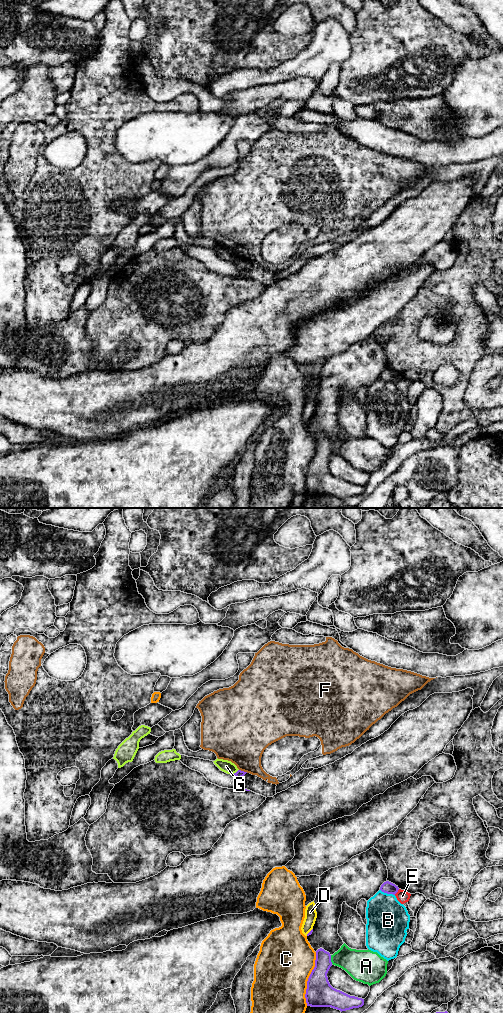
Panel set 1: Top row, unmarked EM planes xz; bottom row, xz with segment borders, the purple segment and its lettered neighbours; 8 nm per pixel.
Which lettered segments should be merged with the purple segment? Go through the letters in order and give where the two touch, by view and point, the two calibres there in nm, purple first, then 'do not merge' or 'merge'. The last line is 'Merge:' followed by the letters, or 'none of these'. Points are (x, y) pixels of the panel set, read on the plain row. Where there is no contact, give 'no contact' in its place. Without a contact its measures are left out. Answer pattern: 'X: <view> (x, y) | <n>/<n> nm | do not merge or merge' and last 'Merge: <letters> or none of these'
A: xz (330, 447) | 190/240 nm | do not merge
B: xz (387, 381) | 100/340 nm | do not merge
C: xz (308, 467) | 220/460 nm | do not merge
D: xz (309, 420) | 20/100 nm | do not merge
E: xz (396, 380) | 100/100 nm | do not merge
F: xz (243, 259) | 60/380 nm | do not merge
G: xz (236, 260) | 60/100 nm | do not merge
Merge: none of these

